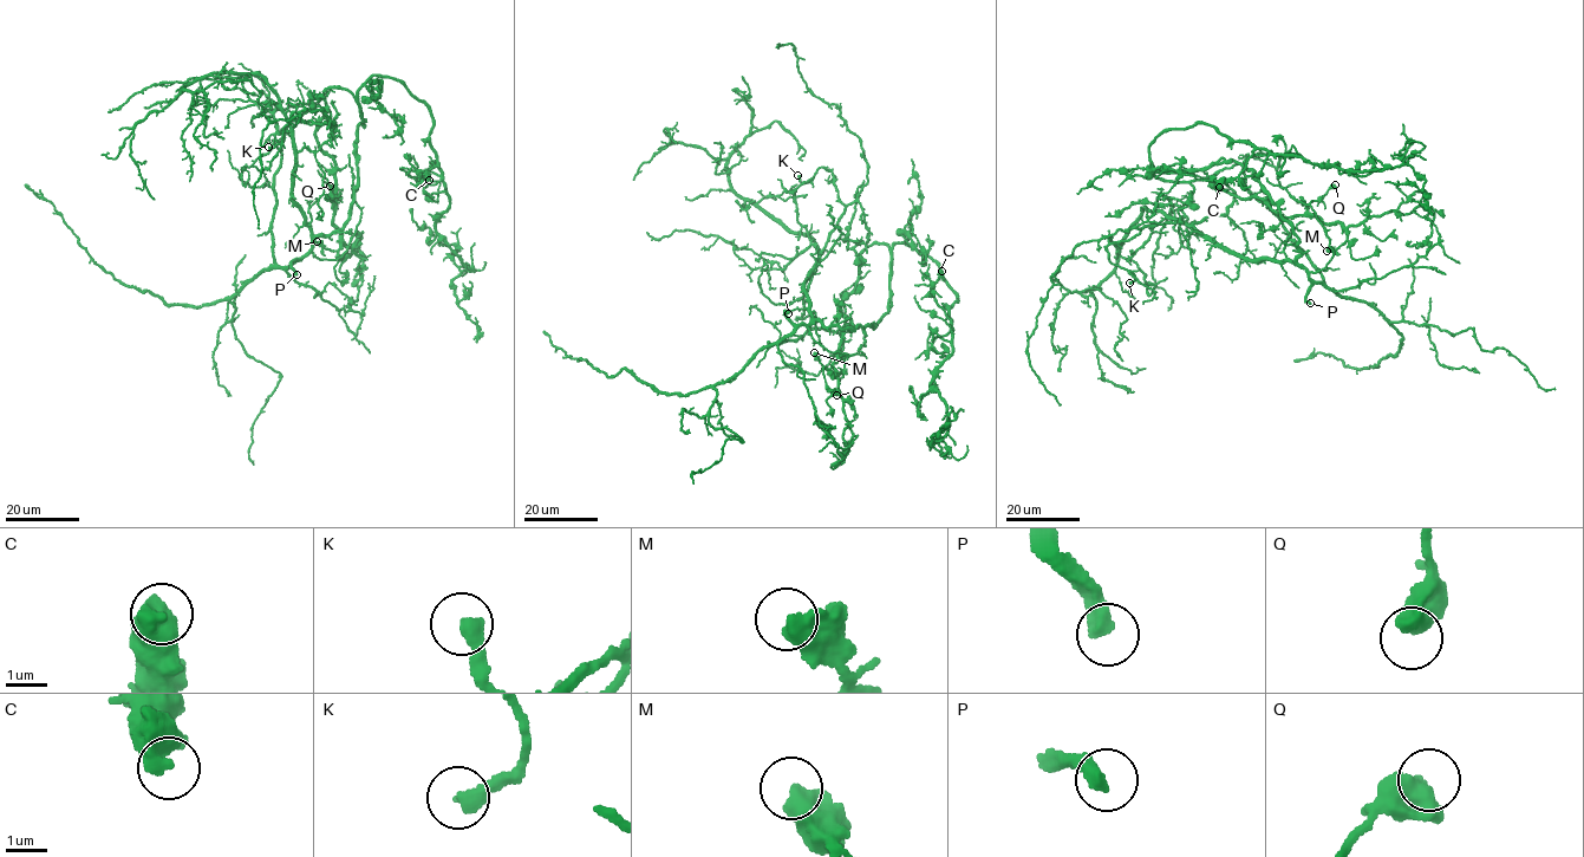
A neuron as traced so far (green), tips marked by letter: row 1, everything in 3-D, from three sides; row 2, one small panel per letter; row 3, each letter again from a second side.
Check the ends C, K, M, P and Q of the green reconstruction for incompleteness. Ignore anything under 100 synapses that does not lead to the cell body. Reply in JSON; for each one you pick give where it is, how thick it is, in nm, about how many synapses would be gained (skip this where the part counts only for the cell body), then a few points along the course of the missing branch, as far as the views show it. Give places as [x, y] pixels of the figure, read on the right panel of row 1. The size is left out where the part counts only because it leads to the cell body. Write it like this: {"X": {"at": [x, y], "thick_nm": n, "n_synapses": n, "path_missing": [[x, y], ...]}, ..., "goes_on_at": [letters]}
{"P": {"at": [1310, 303], "thick_nm": 400}, "goes_on_at": ["P"]}

